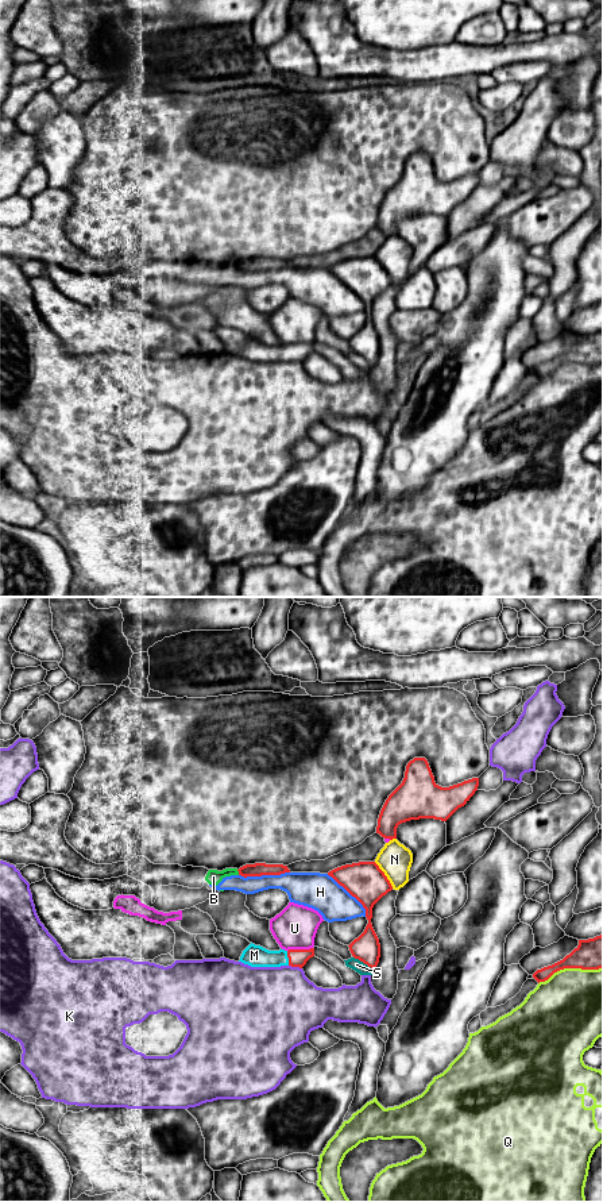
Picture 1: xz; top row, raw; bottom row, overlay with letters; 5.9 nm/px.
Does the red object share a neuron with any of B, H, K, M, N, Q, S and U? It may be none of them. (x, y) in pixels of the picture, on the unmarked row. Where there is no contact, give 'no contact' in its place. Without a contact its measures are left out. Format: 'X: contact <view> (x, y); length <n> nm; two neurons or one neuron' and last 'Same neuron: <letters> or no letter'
B: contact xz (239, 268); length 40 nm; two neurons
H: contact xz (263, 269); length 300 nm; two neurons
K: contact xz (296, 361); length 80 nm; two neurons
M: contact xz (288, 351); length 90 nm; one neuron
N: contact xz (385, 270); length 200 nm; two neurons
Q: contact xz (569, 362); length 400 nm; two neurons
S: contact xz (363, 357); length 140 nm; two neurons
U: contact xz (300, 345); length 150 nm; two neurons
Same neuron: M

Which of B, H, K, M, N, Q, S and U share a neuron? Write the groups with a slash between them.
B H / K / M / N / Q / S / U

